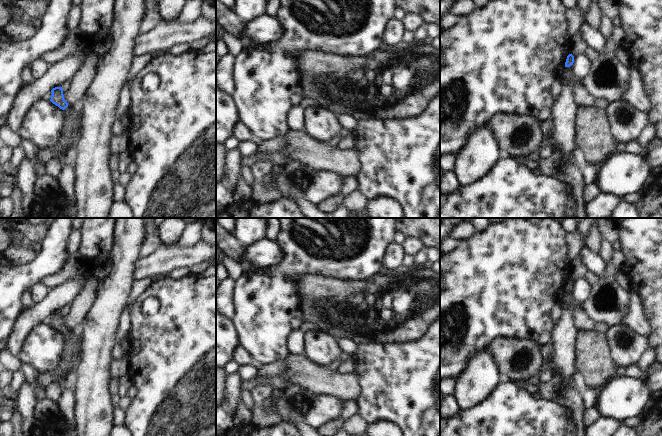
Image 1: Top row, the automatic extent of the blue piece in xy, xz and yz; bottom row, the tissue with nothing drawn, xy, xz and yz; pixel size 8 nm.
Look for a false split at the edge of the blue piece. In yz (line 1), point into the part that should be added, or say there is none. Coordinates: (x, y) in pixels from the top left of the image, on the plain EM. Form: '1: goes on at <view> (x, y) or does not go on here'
1: does not go on here

